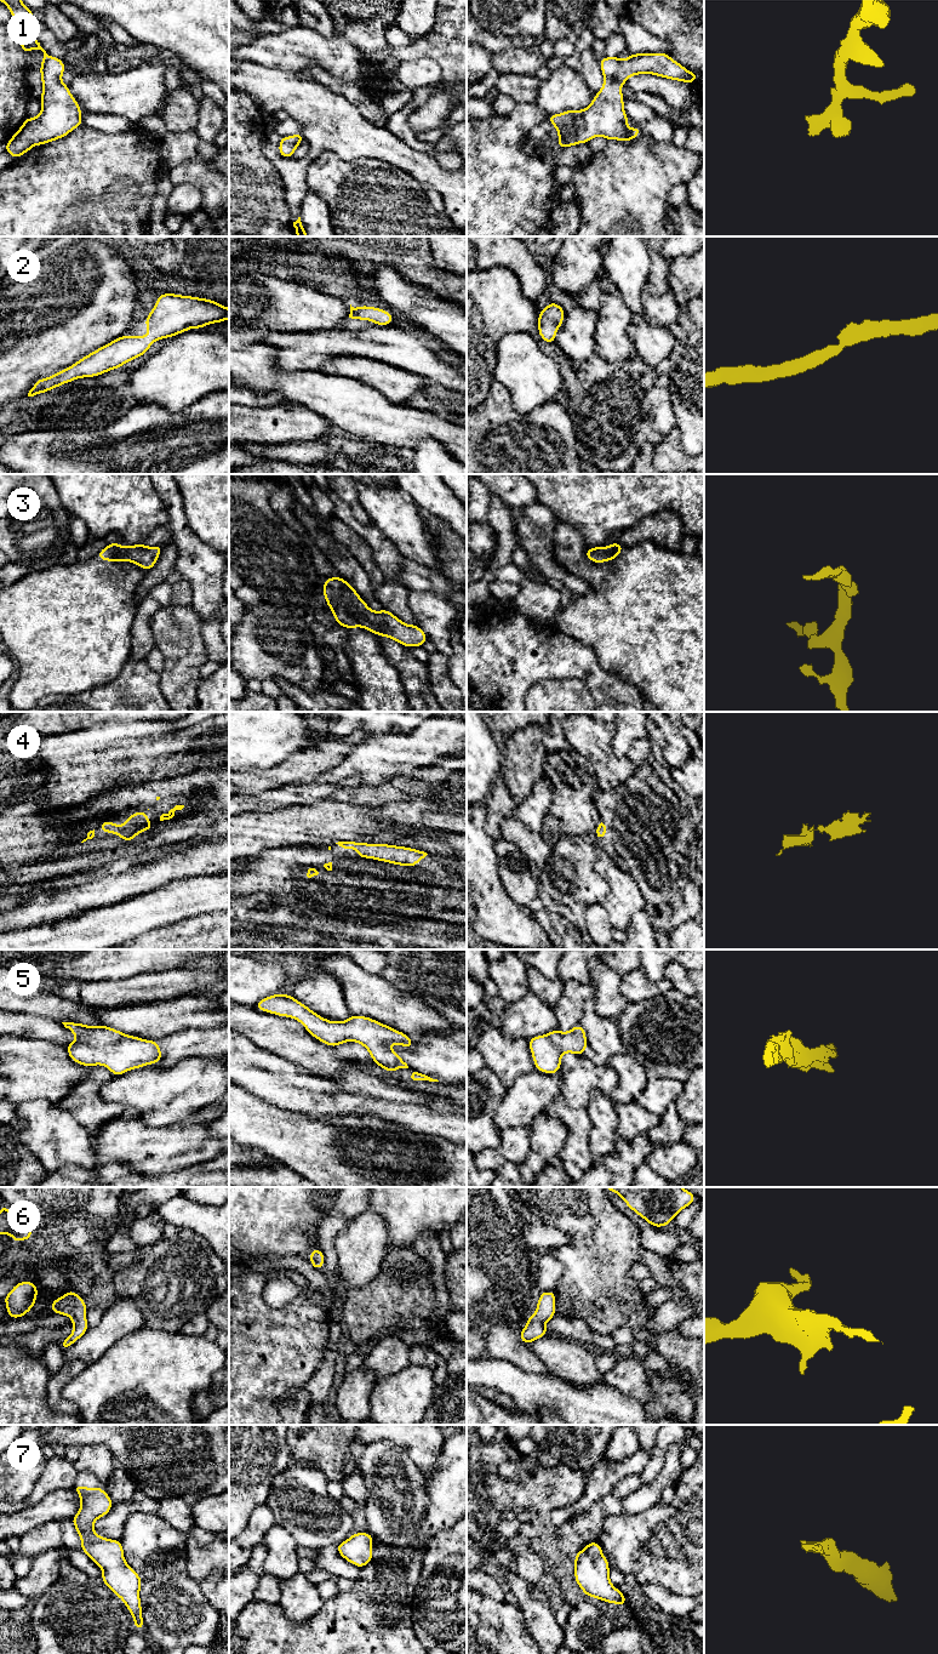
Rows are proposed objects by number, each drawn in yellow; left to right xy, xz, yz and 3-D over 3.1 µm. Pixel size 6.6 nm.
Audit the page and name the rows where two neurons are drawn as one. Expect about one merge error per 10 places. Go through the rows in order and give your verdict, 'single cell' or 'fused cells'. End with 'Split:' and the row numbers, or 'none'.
1: single cell
2: single cell
3: single cell
4: single cell
5: single cell
6: single cell
7: single cell
Split: none

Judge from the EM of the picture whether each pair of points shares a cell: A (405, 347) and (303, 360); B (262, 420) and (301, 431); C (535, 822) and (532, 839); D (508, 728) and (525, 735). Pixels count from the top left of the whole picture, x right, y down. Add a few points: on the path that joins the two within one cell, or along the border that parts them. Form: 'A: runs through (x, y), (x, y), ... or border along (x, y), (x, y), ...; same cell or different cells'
A: runs through (379, 344), (329, 343); same cell
B: runs through (272, 425), (291, 426); same cell
C: border along (513, 815), (530, 828), (539, 832); different cells
D: border along (543, 725), (526, 725), (507, 736); different cells

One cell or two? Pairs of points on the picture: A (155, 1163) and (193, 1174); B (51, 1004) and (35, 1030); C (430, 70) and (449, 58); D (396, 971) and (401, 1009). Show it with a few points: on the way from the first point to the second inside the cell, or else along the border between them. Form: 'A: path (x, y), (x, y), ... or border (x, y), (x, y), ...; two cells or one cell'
A: border (201, 1164), (194, 1164), (165, 1174); two cells
B: border (15, 1011), (52, 1017), (61, 1022); two cells
C: border (411, 60), (432, 58), (440, 67), (442, 79); two cells
D: border (379, 974), (423, 1003); two cells

